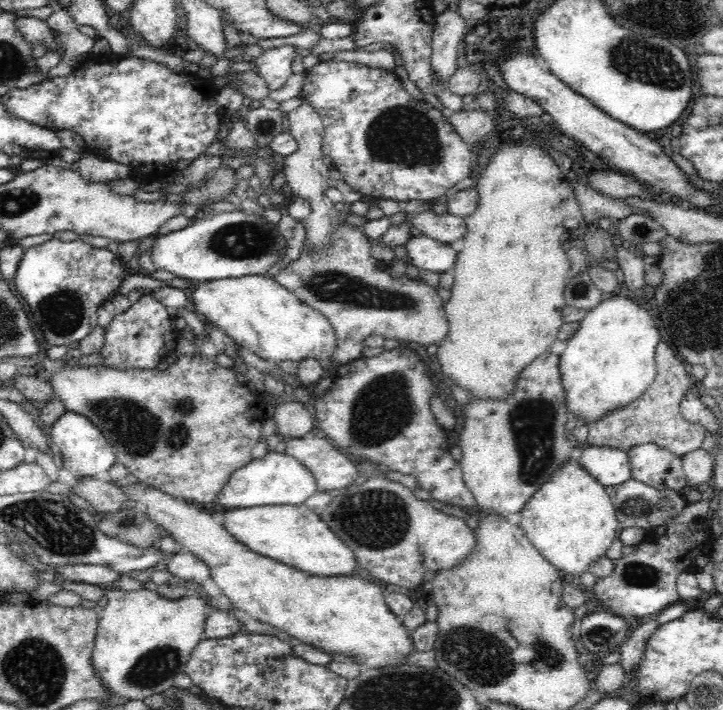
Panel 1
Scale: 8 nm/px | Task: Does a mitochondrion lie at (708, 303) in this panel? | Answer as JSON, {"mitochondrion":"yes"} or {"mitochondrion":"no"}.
{"mitochondrion":"yes"}

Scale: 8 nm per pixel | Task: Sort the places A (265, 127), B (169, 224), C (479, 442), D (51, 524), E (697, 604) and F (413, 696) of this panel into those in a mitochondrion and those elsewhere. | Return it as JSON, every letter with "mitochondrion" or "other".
{"A":"mitochondrion","B":"other","C":"other","D":"mitochondrion","E":"other","F":"mitochondrion"}

